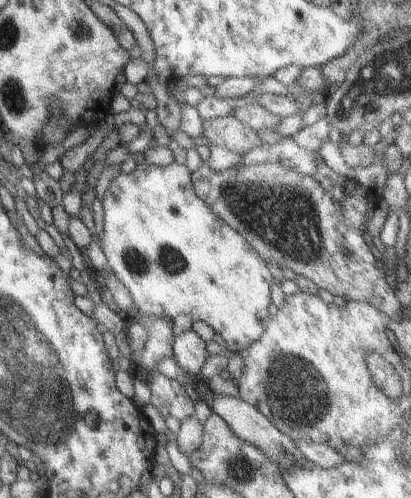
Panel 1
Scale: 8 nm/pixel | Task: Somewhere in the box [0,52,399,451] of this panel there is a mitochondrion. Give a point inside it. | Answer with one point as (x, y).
(285, 219)

